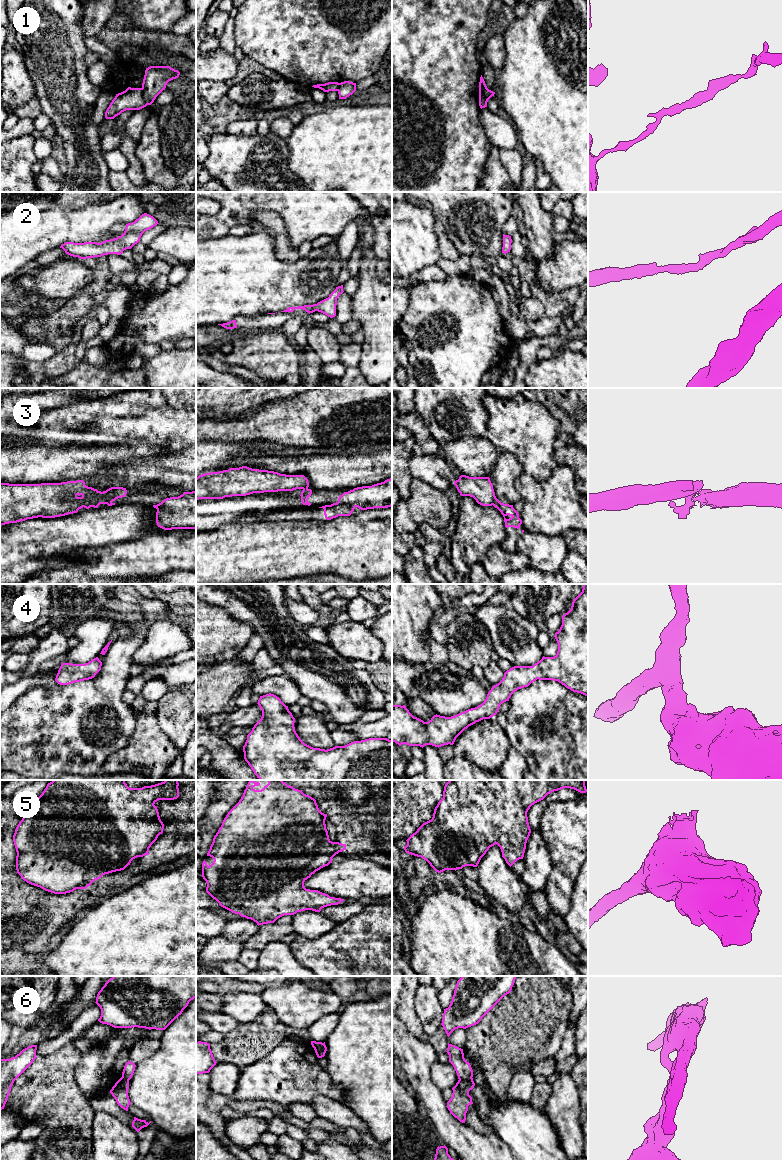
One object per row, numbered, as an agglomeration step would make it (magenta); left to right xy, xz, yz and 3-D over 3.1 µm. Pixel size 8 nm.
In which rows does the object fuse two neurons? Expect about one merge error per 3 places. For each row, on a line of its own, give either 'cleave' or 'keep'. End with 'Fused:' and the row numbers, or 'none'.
1: cleave
2: keep
3: cleave
4: keep
5: keep
6: cleave
Fused: 1, 3, 6

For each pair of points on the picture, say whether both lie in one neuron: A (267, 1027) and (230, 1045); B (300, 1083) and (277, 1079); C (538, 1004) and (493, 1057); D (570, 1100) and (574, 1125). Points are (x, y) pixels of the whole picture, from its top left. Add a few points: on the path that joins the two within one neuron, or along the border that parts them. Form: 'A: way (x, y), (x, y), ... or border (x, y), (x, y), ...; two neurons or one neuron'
A: way (258, 1036), (246, 1045), (239, 1045); one neuron
B: way (294, 1083), (283, 1080); one neuron
C: way (533, 1017), (506, 1044); one neuron
D: way (570, 1106), (570, 1119); one neuron

